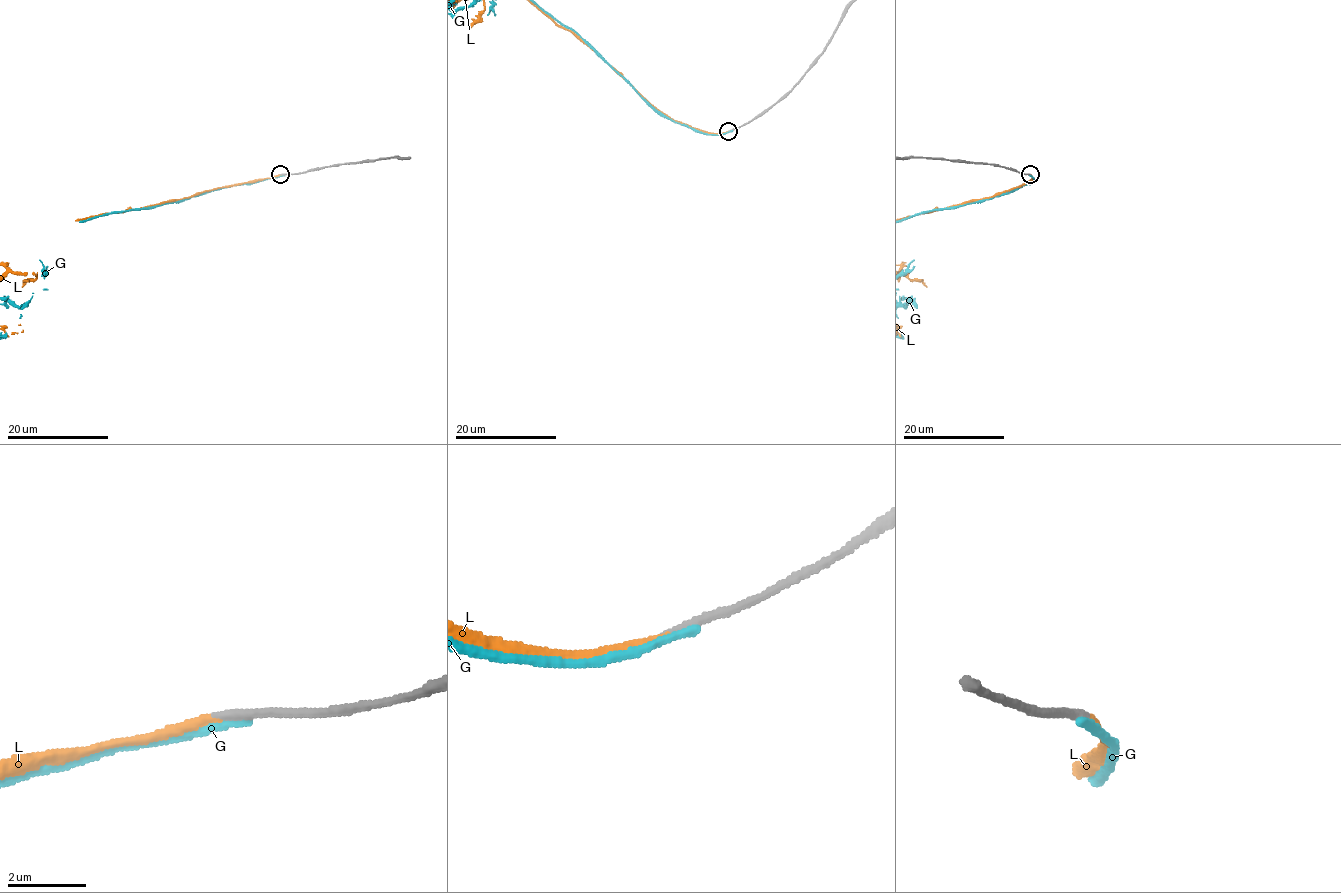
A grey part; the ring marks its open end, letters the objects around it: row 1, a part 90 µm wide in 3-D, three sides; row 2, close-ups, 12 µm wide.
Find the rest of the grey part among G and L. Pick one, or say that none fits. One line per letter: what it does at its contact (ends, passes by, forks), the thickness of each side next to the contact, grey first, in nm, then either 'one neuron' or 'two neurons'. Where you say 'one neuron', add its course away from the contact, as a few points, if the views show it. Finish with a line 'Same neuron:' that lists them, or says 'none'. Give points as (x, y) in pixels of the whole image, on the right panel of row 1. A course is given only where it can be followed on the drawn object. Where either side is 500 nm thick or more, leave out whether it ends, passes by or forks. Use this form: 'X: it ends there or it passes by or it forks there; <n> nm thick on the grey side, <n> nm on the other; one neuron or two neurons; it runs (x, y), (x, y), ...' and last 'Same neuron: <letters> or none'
G: it ends there; 280 nm thick on the grey side, 240 nm on the other; two neurons
L: it ends there; 240 nm thick on the grey side, 190 nm on the other; one neuron
Same neuron: L

